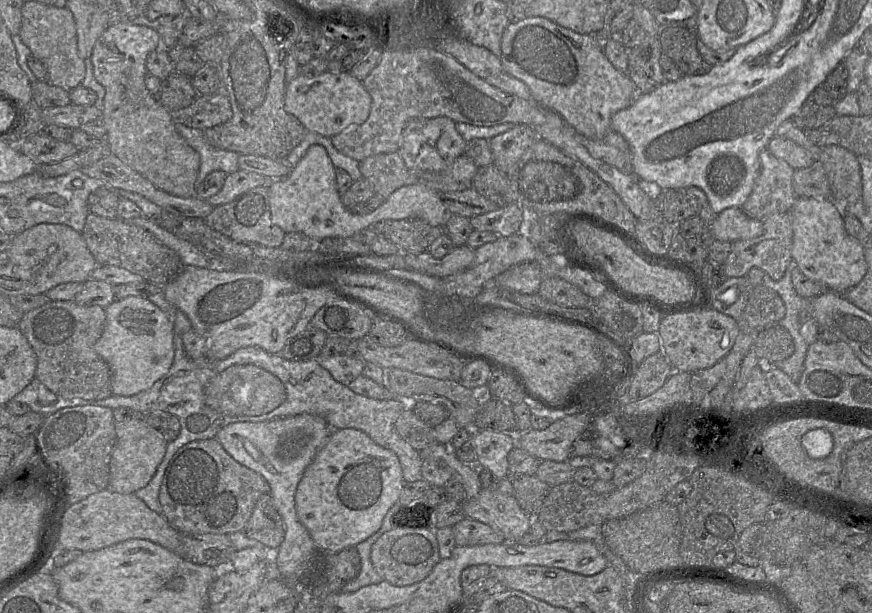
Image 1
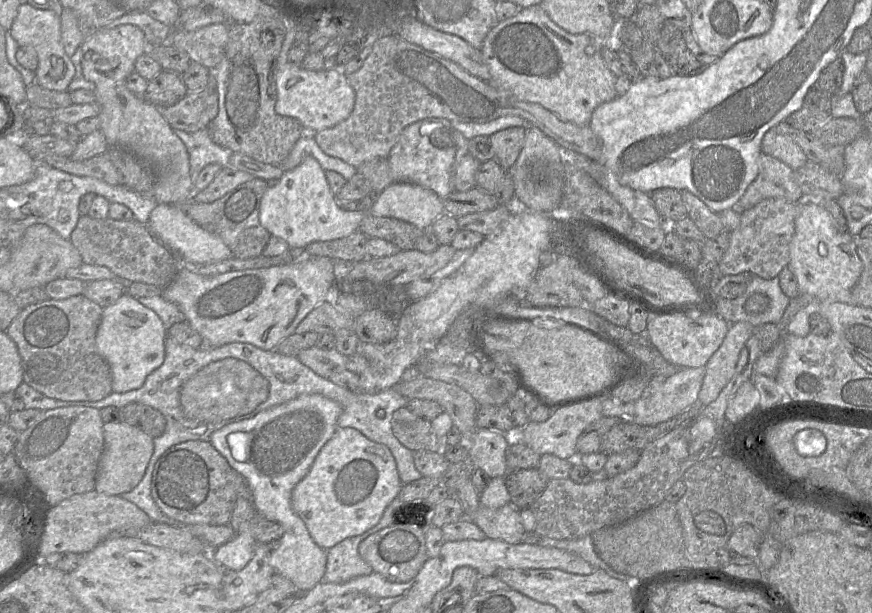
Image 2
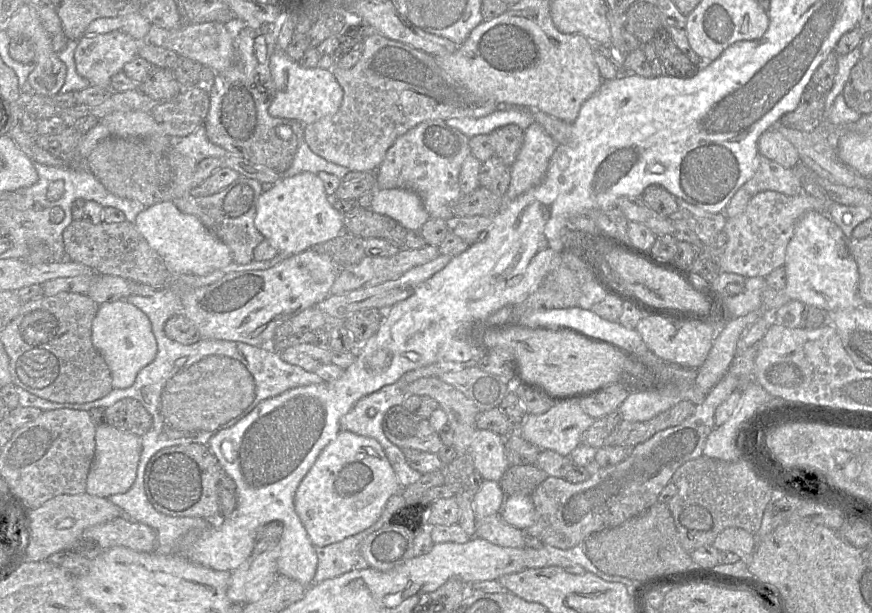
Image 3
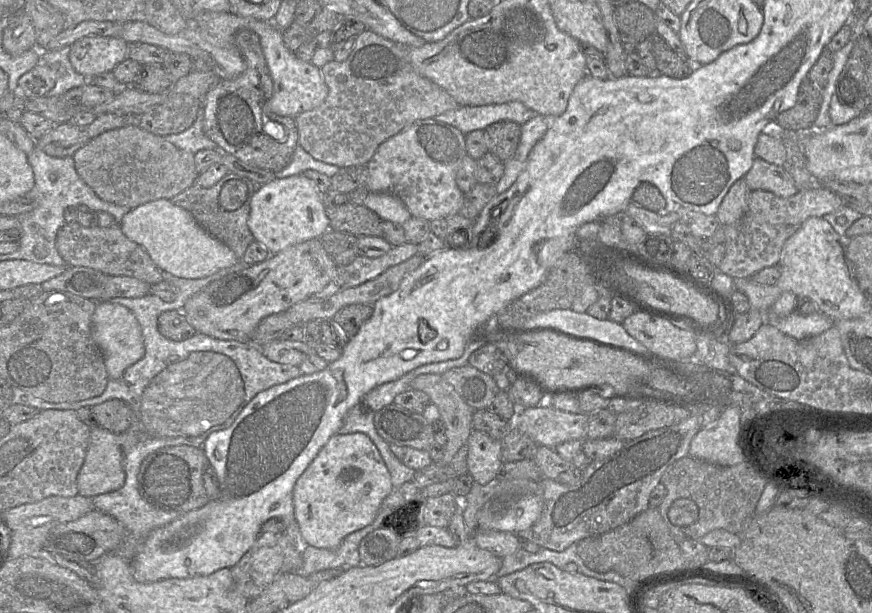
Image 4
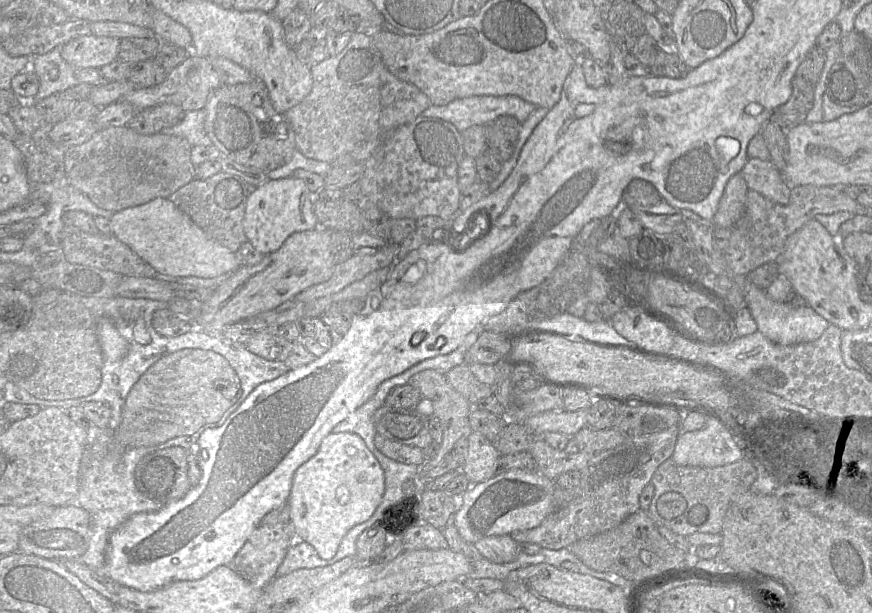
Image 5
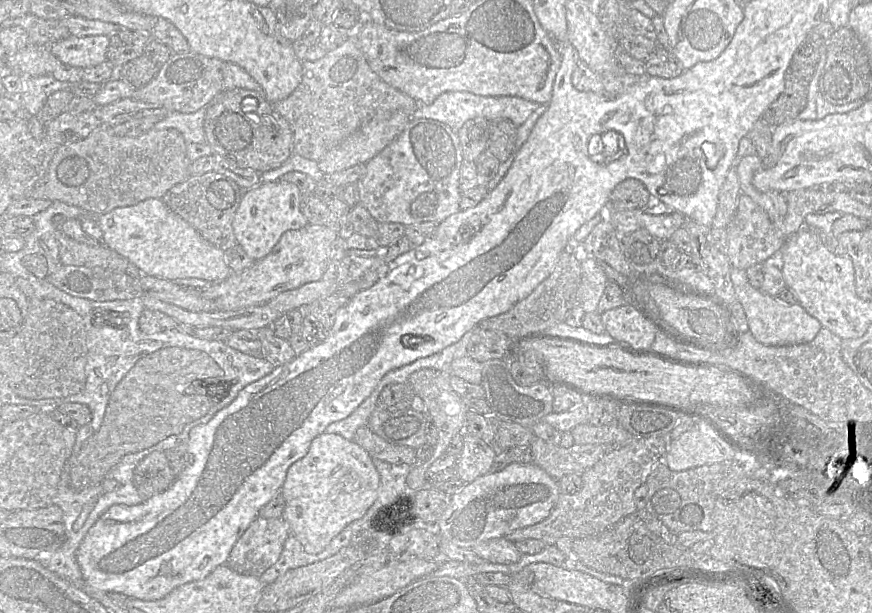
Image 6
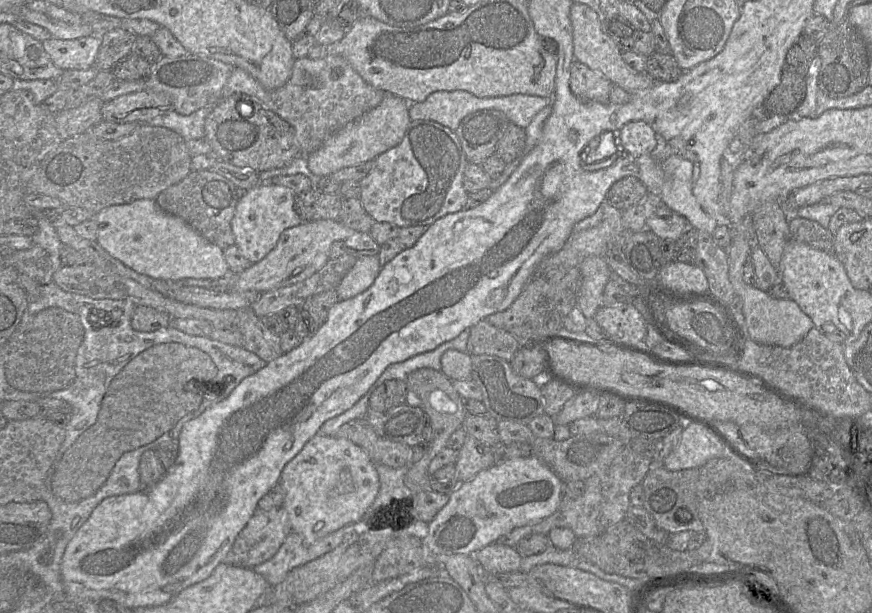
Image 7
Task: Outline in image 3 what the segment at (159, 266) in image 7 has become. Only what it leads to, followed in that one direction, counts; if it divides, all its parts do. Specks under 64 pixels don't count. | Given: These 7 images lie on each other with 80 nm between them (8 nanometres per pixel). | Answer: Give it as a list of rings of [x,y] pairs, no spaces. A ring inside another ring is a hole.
[[[163,201],[146,207],[134,221],[137,231],[176,275],[206,275],[233,262],[230,248],[205,227],[195,215],[181,212],[174,201]]]

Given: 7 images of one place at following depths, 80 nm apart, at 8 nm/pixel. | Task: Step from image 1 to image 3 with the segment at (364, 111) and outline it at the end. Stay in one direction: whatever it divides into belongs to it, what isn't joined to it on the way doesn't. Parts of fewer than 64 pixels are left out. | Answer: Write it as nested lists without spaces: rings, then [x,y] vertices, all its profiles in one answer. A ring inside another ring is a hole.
[[[277,49],[270,57],[270,70],[275,84],[275,97],[268,113],[273,117],[295,119],[303,125],[314,123],[335,114],[342,103],[343,90],[331,69],[305,68]]]

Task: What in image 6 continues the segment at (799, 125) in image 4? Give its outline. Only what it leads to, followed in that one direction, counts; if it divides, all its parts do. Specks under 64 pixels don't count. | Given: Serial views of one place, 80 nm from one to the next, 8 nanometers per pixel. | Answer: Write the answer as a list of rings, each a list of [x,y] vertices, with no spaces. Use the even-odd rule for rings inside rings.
[[[789,68],[785,72],[785,88],[764,111],[762,119],[772,127],[798,119],[808,101],[809,82],[795,76]]]

